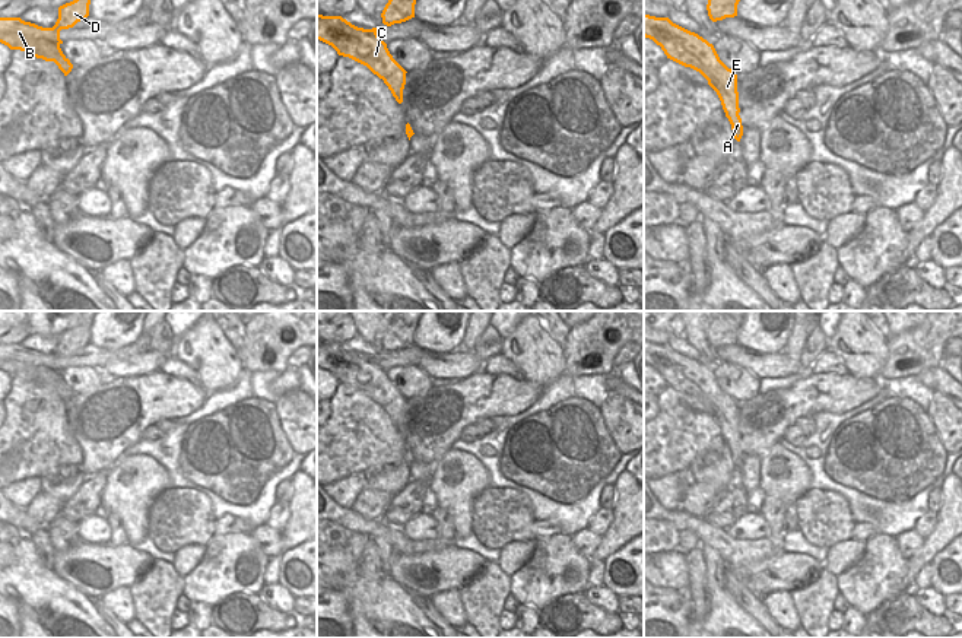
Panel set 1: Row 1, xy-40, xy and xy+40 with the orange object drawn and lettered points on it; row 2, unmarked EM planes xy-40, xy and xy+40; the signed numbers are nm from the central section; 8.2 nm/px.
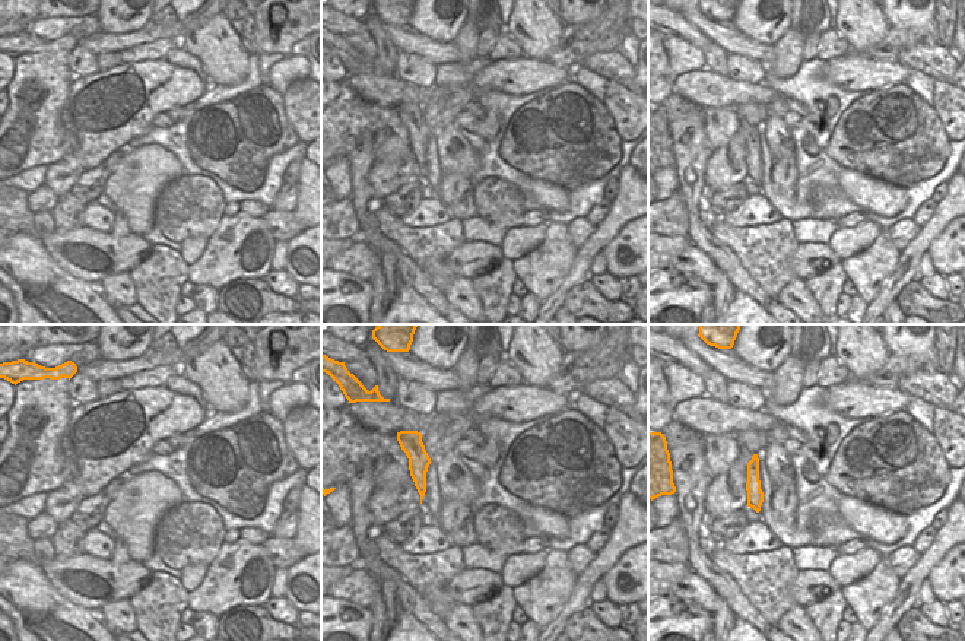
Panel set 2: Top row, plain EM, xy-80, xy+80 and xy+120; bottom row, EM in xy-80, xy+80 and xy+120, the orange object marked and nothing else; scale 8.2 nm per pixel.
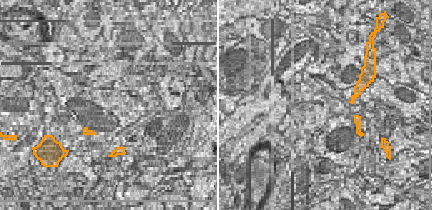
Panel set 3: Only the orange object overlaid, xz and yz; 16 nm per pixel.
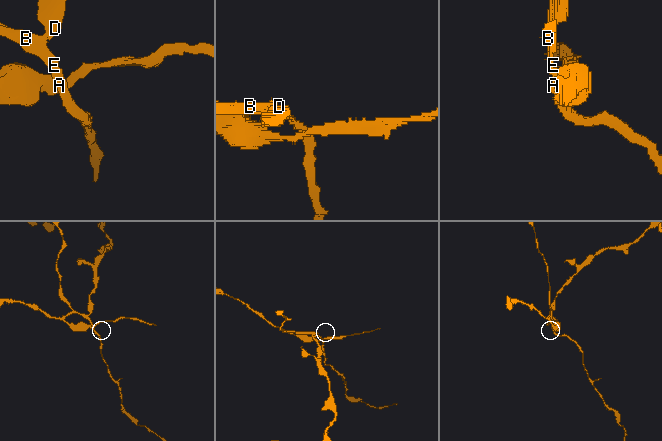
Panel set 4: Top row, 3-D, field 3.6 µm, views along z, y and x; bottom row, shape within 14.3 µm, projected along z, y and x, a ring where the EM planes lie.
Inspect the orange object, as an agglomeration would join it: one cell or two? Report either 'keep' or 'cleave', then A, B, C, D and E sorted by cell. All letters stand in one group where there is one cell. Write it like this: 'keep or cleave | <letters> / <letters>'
cleave | A B C E / D

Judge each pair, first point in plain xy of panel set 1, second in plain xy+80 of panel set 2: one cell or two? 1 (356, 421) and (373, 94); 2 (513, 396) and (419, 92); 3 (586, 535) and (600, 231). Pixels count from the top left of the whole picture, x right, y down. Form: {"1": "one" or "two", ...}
{"1": "two", "2": "two", "3": "two"}

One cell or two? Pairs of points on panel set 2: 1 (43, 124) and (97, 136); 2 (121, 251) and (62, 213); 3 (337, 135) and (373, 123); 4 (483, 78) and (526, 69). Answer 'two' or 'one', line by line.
1: two
2: two
3: one
4: one

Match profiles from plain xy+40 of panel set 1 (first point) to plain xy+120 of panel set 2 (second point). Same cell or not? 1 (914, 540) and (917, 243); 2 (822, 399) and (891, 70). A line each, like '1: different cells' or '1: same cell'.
1: different cells
2: same cell

